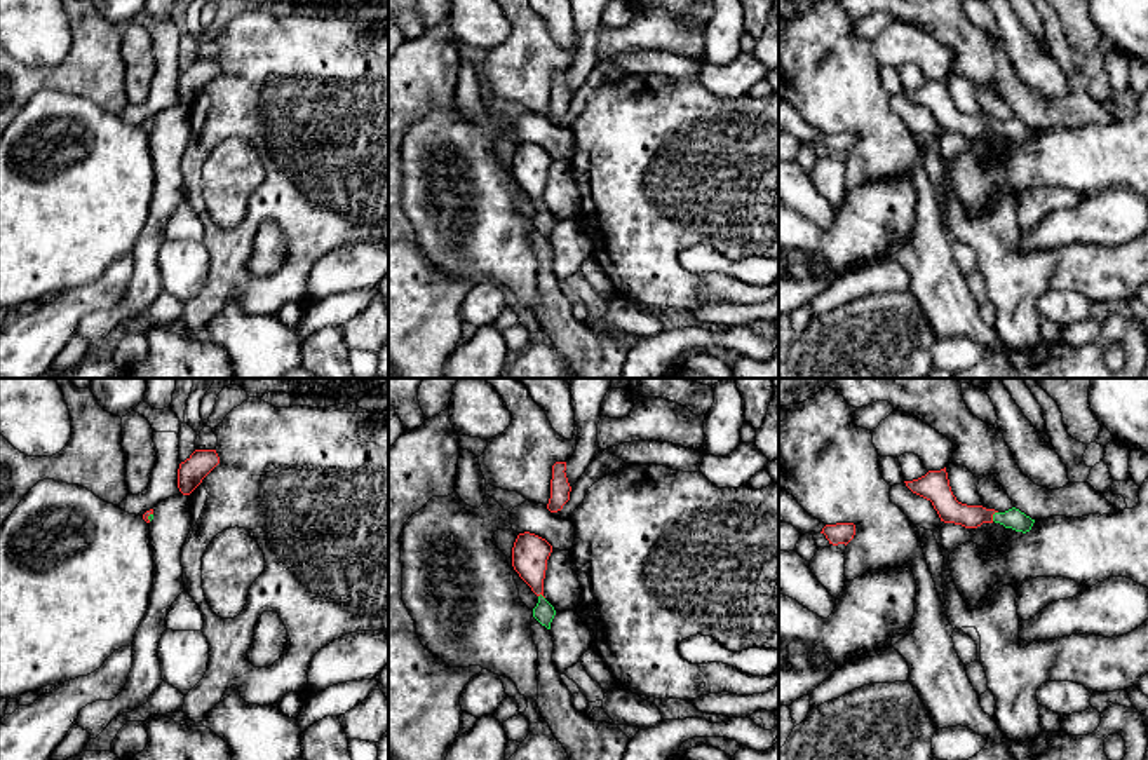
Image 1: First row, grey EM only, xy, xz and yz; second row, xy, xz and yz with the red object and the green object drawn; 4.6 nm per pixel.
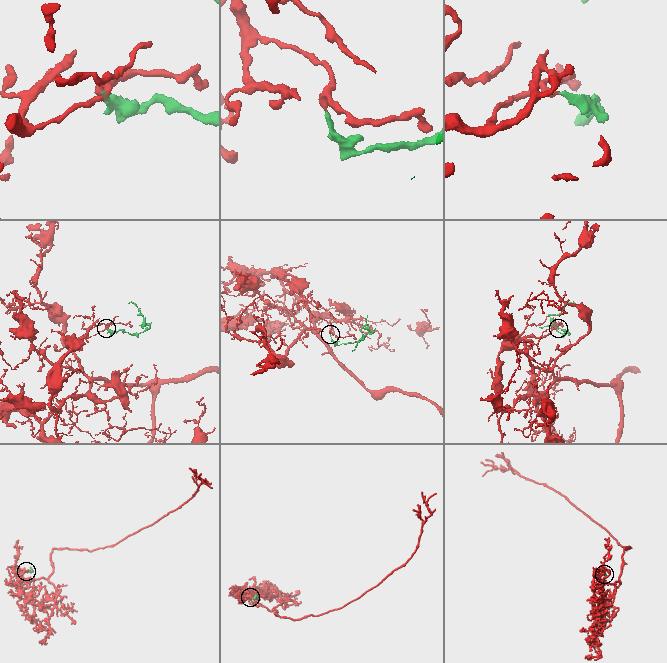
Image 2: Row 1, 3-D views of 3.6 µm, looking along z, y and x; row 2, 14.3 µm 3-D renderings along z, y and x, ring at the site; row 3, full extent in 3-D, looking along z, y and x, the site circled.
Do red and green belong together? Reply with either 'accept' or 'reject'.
accept

